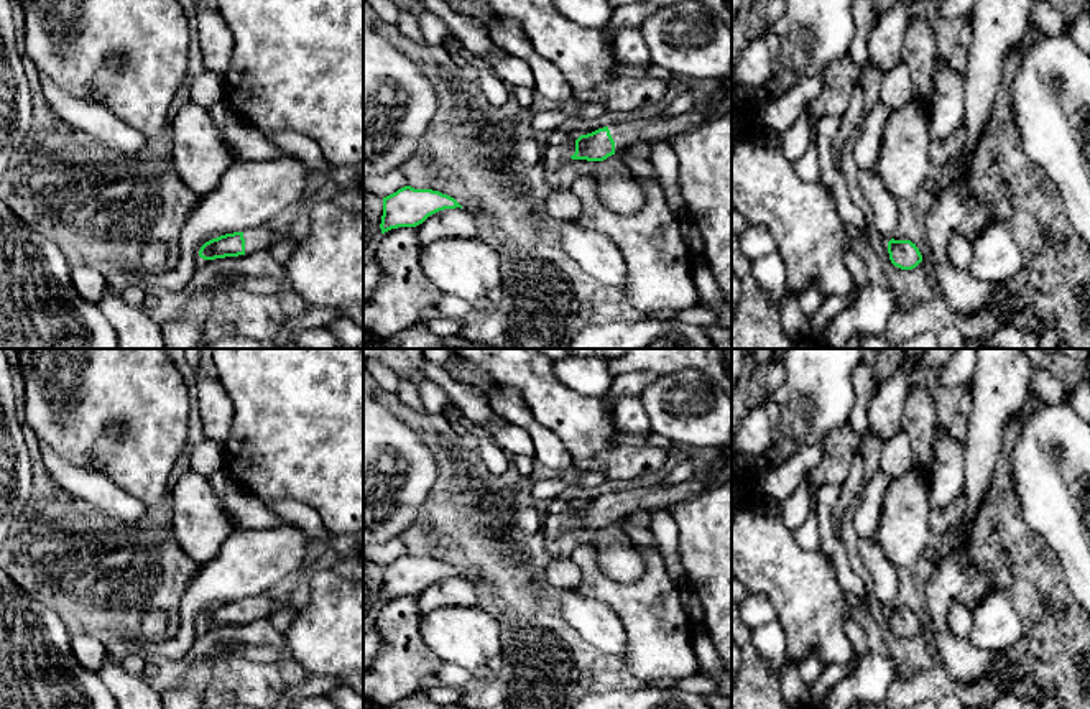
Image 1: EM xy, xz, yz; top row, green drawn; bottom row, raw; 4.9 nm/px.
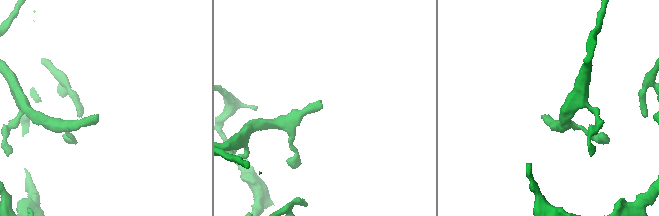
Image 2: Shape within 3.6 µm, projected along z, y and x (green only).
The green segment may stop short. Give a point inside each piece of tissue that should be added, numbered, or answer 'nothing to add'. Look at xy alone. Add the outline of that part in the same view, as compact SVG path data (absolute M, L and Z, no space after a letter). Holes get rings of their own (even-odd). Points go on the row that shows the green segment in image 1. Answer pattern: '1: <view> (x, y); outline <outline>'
1: xy (260, 237); outline M268 224L250 227L243 230L245 253L265 250L279 242L296 242L298 239L293 230L275 230Z

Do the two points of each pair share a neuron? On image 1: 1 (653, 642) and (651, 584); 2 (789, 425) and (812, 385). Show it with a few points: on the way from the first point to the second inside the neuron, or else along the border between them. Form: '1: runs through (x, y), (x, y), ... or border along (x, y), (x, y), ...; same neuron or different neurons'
1: runs through (653, 627), (653, 617), (646, 611), (651, 599); same neuron
2: runs through (799, 415), (812, 400), (812, 395); same neuron

